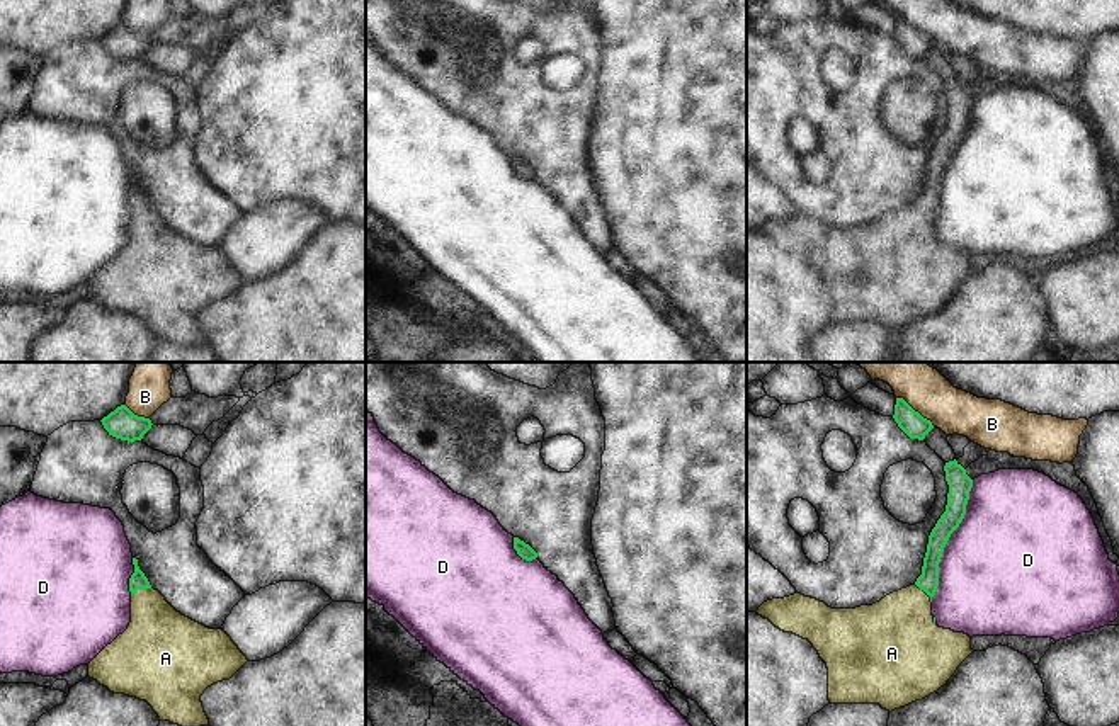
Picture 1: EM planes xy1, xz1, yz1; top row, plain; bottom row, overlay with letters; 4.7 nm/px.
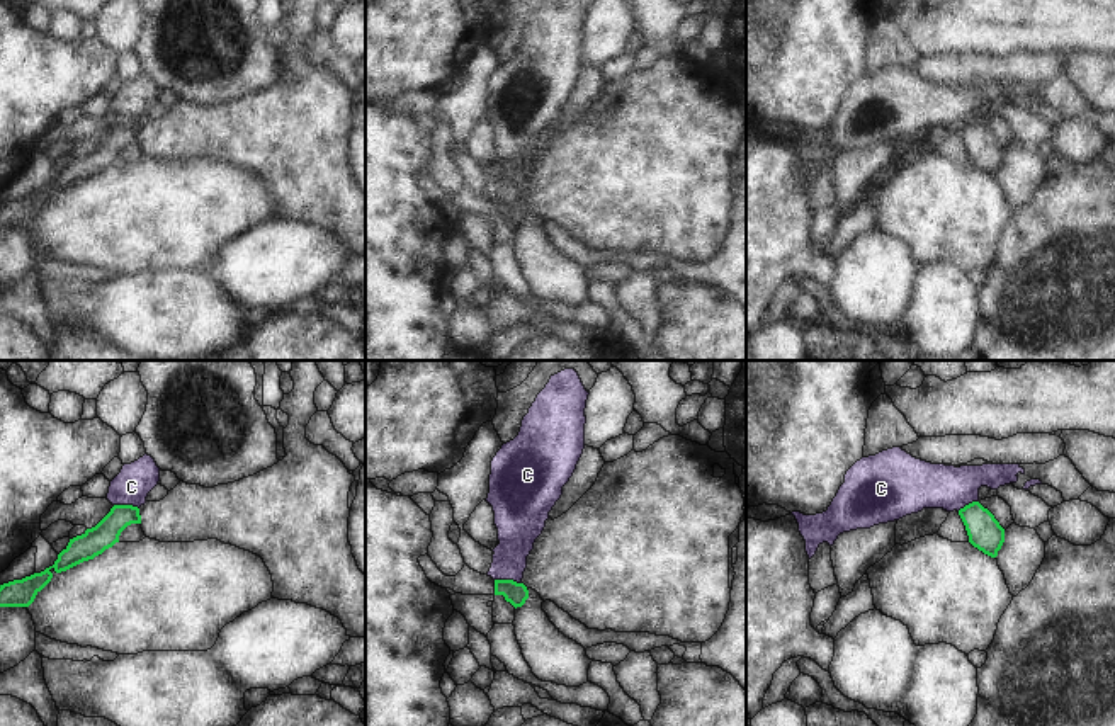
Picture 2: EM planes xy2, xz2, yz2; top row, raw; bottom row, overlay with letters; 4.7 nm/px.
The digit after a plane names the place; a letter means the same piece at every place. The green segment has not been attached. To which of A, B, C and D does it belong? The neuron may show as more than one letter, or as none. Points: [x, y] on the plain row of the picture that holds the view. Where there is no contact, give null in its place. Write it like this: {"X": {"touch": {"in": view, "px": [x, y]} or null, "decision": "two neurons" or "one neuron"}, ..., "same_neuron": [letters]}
{"A": {"touch": {"in": "xy1", "px": [140, 208]}, "decision": "one neuron"}, "B": {"touch": {"in": "yz1", "px": [914, 29]}, "decision": "two neurons"}, "C": {"touch": {"in": "xz2", "px": [509, 199]}, "decision": "two neurons"}, "D": {"touch": {"in": "yz1", "px": [948, 158]}, "decision": "two neurons"}, "same_neuron": ["A"]}

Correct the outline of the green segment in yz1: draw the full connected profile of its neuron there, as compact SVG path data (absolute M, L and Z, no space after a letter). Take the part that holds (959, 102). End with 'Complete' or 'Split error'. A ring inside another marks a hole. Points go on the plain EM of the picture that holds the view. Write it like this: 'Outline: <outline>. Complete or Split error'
Outline: M954 78L946 82L949 104L946 131L929 155L922 194L906 207L893 211L872 224L832 228L801 213L764 221L757 233L784 252L808 258L828 287L830 323L879 323L886 330L905 326L937 311L974 272L964 252L939 247L932 235L932 216L939 206L939 182L951 153L966 134L973 99Z. Split error

